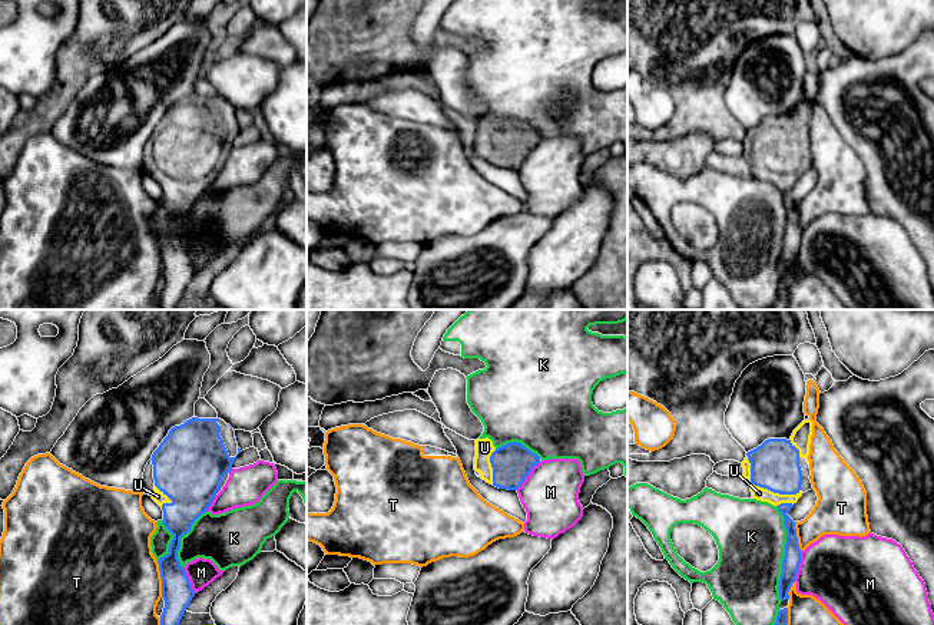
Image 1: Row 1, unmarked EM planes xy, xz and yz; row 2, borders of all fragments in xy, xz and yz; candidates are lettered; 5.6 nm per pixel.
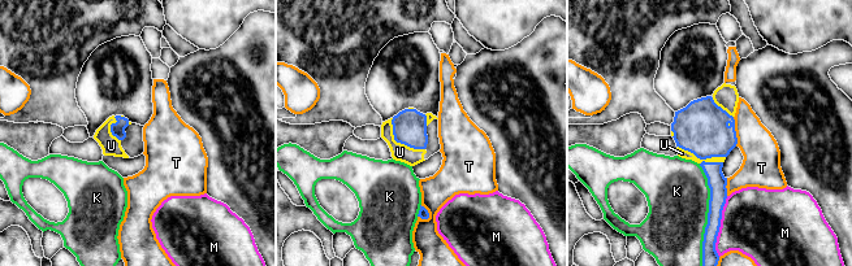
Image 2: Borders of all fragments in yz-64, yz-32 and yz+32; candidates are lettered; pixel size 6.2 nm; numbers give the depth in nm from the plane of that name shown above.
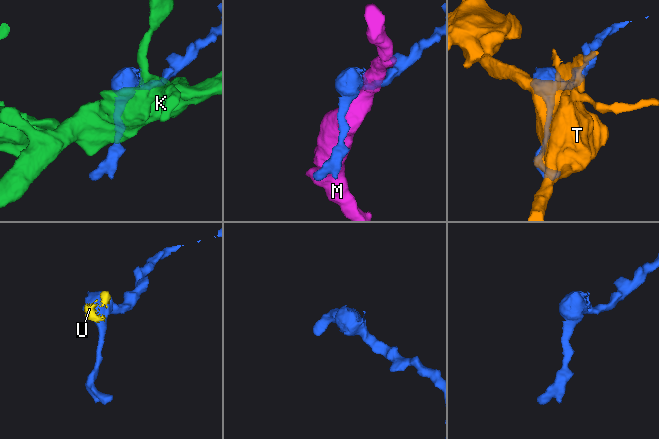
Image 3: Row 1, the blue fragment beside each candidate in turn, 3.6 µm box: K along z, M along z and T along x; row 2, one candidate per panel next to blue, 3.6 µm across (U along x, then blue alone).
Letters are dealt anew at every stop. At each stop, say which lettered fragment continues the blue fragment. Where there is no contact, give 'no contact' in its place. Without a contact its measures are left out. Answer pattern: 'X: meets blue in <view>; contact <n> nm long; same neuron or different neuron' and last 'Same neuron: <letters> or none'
K: meets blue in yz; contact 550 nm long; different neuron
M: meets blue in xz; contact 220 nm long; different neuron
T: meets blue in xy; contact 220 nm long; different neuron
U: meets blue in yz; contact 360 nm long; same neuron
Same neuron: U

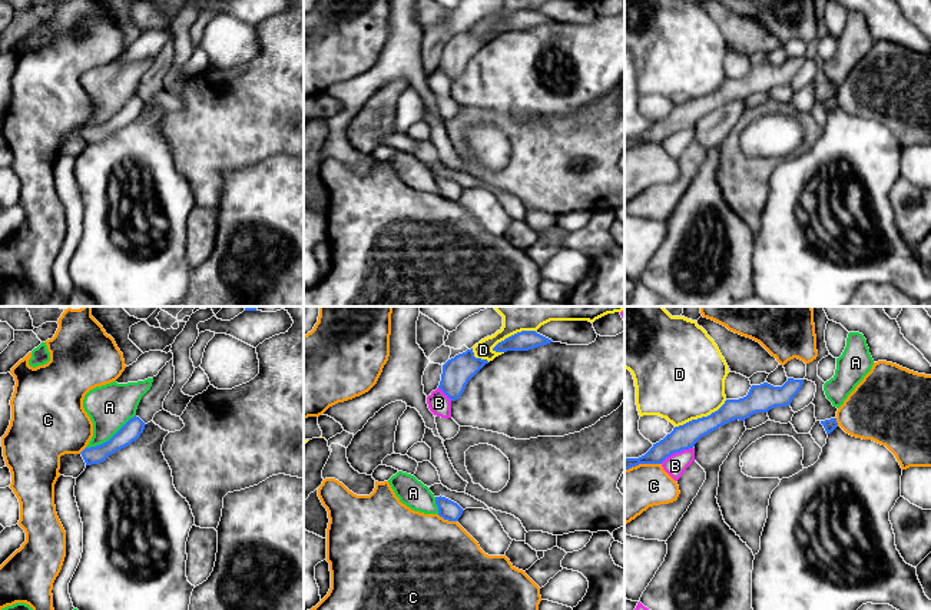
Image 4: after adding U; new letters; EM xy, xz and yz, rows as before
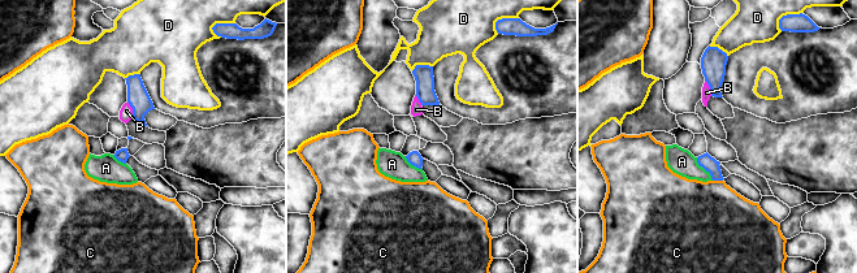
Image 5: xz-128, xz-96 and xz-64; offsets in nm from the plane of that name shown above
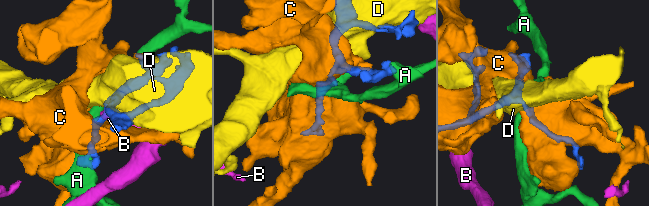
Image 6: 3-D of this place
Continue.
A: meets blue in xy; contact 340 nm long; different neuron
B: meets blue in yz; contact 200 nm long; different neuron
C: meets blue in xz; contact 120 nm long; different neuron
D: meets blue in xz; contact 280 nm long; different neuron
Same neuron: none

